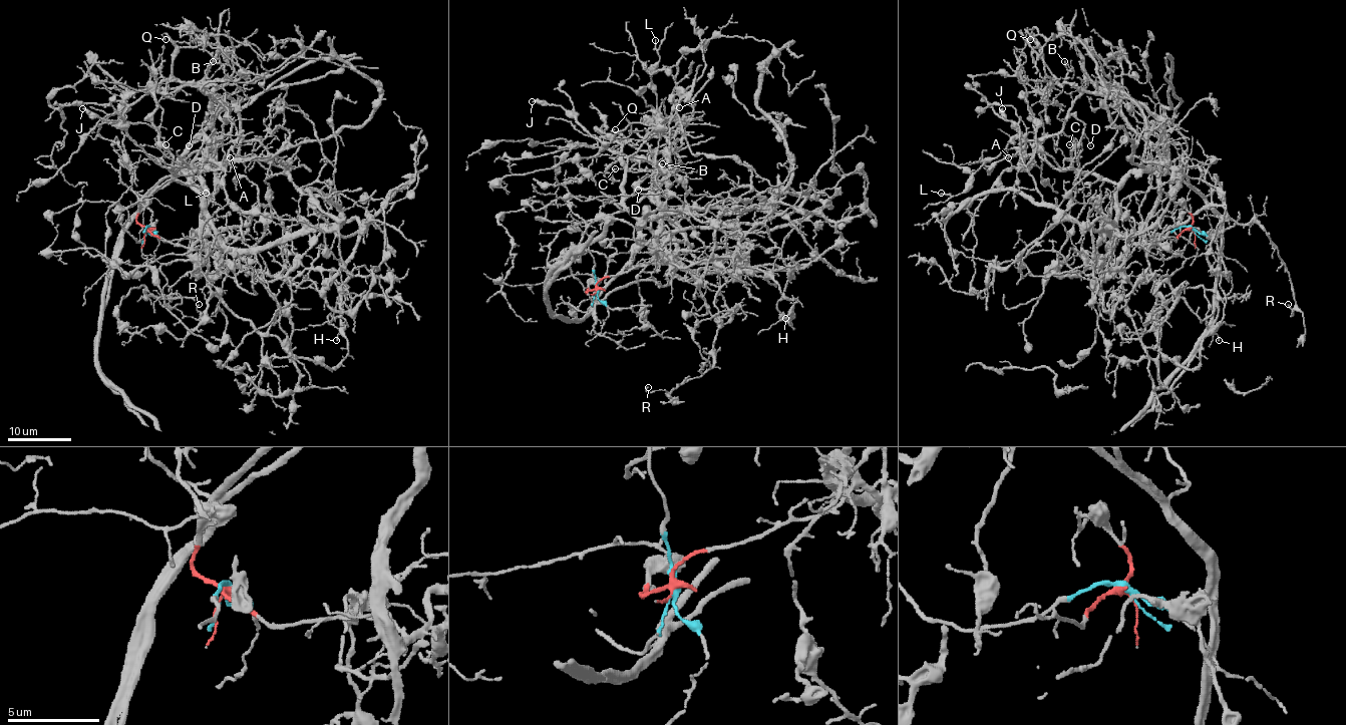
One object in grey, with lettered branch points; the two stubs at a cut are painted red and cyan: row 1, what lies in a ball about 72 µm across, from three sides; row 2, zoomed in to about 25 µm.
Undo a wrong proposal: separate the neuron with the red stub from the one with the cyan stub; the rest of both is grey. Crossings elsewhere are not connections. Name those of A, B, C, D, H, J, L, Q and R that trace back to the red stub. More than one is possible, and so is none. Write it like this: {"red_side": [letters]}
{"red_side": ["B", "H", "Q", "R"]}

